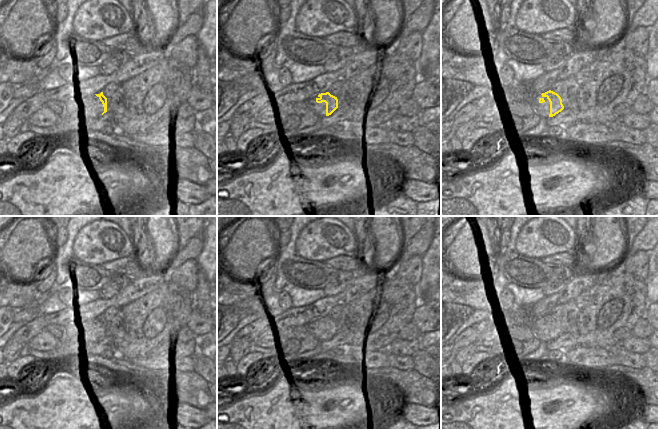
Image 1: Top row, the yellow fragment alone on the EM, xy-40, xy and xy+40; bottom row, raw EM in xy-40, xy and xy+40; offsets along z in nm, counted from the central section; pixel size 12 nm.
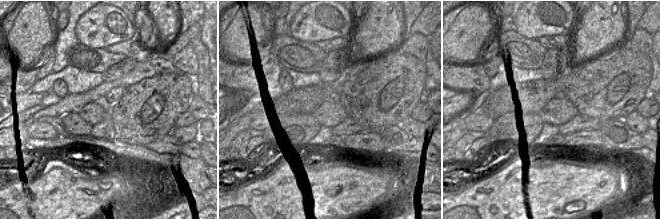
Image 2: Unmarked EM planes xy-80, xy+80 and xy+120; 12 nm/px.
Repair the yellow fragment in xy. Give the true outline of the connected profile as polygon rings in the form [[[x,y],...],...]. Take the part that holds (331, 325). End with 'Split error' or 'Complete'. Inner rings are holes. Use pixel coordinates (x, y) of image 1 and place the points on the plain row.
[[[329,316],[321,317],[316,322],[317,327],[326,327],[326,340],[331,339],[338,332],[337,321],[331,319]]]. Complete.

